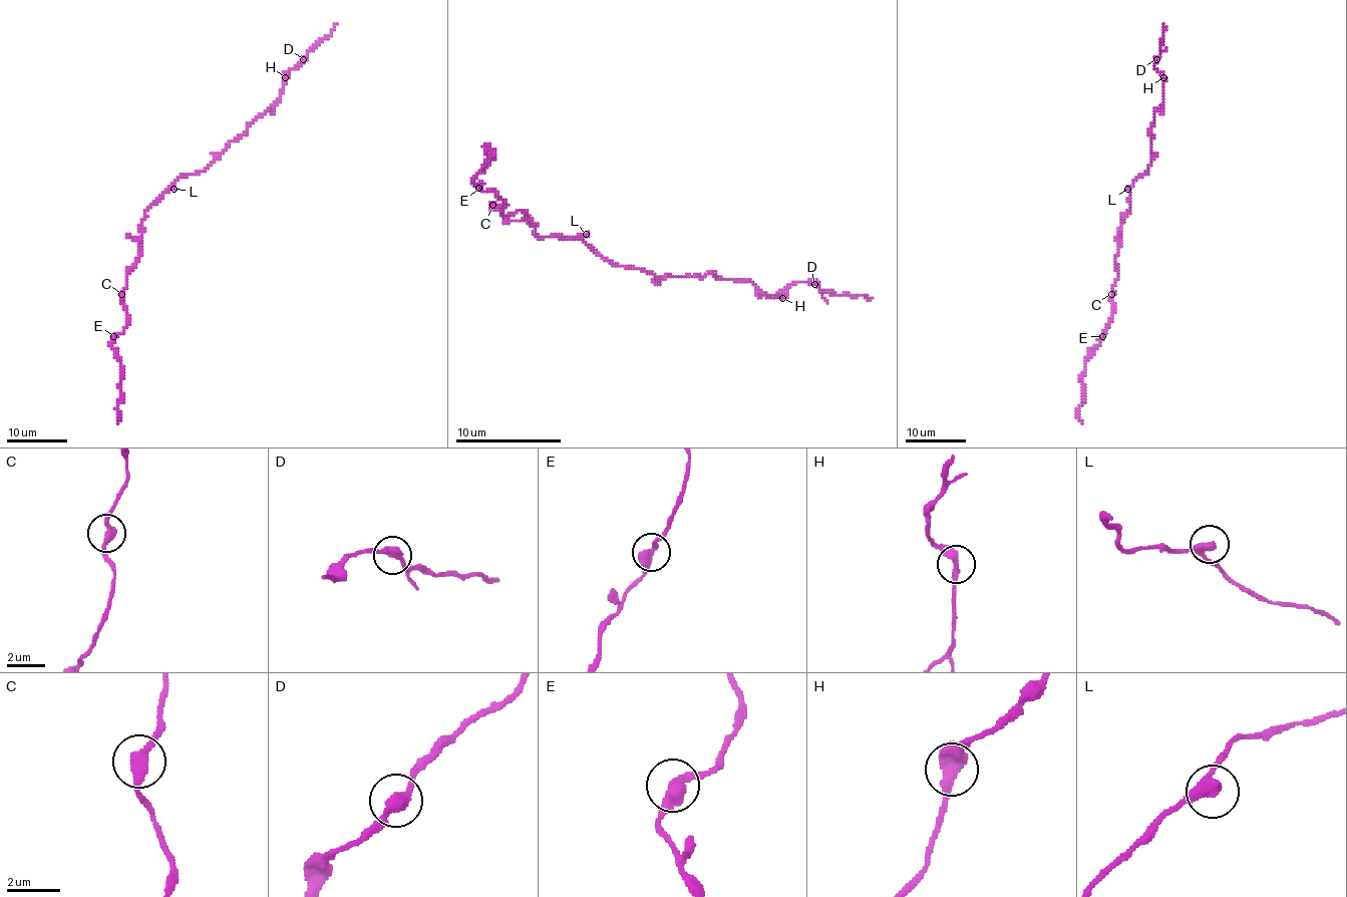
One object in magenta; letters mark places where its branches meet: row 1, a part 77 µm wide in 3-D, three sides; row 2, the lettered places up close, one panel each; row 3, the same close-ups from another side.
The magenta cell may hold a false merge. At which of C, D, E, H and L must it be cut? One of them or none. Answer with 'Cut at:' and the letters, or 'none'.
Cut at: none

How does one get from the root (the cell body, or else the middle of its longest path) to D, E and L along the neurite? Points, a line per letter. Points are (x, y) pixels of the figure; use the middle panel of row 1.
D: (557, 237), (575, 237), (620, 266), (657, 276), (747, 279), (763, 295), (784, 295), (798, 282), (814, 284)
E: (557, 237), (541, 237), (520, 210), (503, 216), (492, 205), (497, 210), (506, 205), (492, 192), (479, 189)
L: (557, 237), (586, 234)

